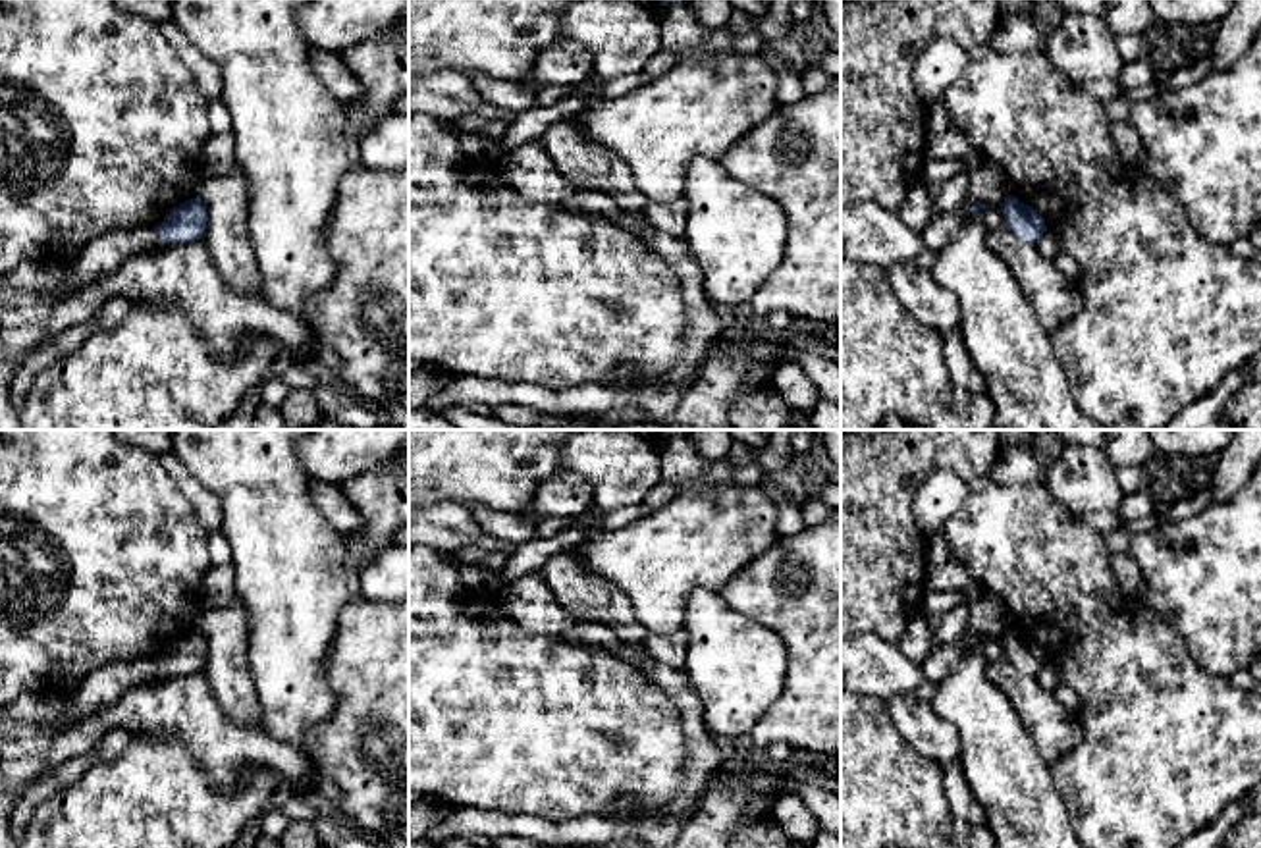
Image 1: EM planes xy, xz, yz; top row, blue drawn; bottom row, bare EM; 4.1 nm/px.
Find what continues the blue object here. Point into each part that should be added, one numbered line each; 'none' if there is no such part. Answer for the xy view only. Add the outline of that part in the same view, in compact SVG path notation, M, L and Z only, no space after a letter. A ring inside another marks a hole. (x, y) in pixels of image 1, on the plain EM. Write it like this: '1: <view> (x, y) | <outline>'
1: xy (105, 687) | M116 661L94 669L69 694L62 694L66 713L58 727L21 721L0 723L0 757L44 757L54 738L67 727L110 709L129 688L160 673L158 661Z

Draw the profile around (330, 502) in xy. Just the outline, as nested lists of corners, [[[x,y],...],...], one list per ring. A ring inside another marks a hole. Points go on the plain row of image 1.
[[[312,480],[309,488],[316,511],[341,534],[361,530],[362,517],[335,484]]]

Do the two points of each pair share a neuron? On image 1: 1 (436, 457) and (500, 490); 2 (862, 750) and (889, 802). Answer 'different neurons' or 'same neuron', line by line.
1: same neuron
2: same neuron

